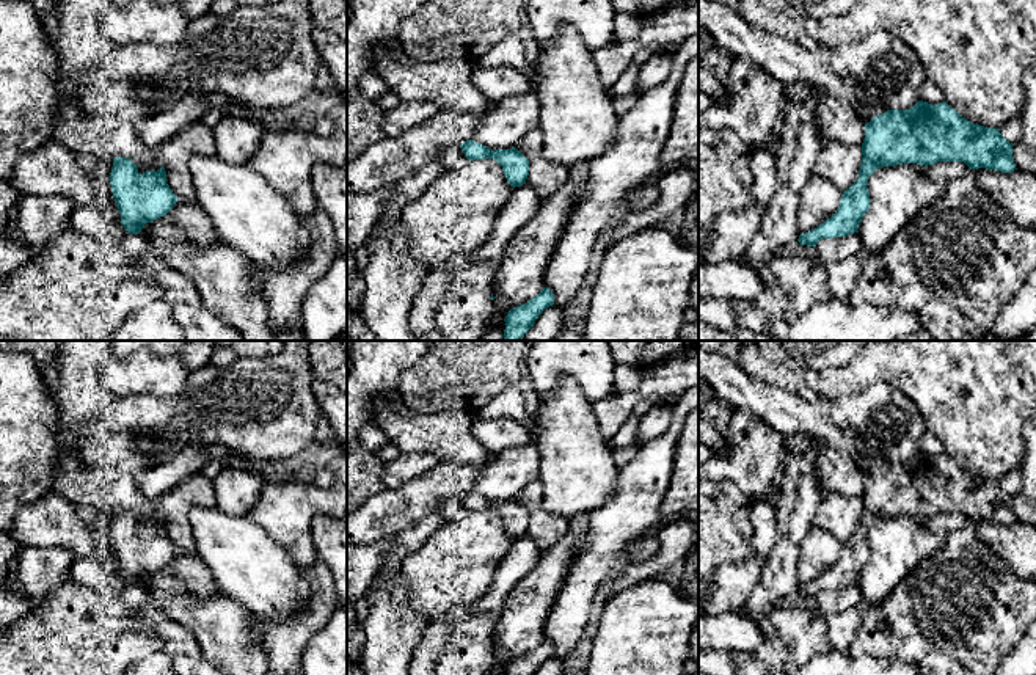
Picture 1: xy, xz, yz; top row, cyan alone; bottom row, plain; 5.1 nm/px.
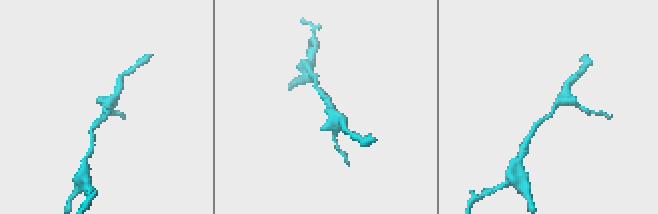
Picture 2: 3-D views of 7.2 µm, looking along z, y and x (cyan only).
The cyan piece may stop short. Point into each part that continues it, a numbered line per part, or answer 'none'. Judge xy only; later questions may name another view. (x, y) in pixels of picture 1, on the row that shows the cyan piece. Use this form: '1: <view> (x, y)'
none

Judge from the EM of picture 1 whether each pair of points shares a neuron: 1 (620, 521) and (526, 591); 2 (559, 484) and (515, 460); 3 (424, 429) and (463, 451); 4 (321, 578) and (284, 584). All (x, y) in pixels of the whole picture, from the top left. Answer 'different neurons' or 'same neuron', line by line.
1: different neurons
2: different neurons
3: same neuron
4: different neurons

